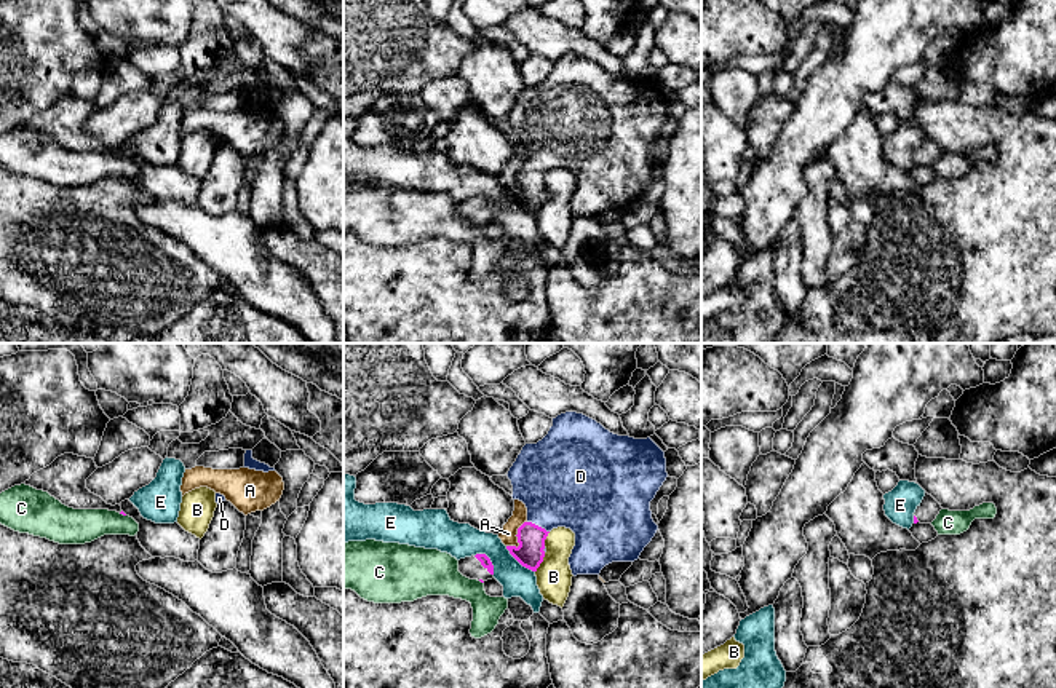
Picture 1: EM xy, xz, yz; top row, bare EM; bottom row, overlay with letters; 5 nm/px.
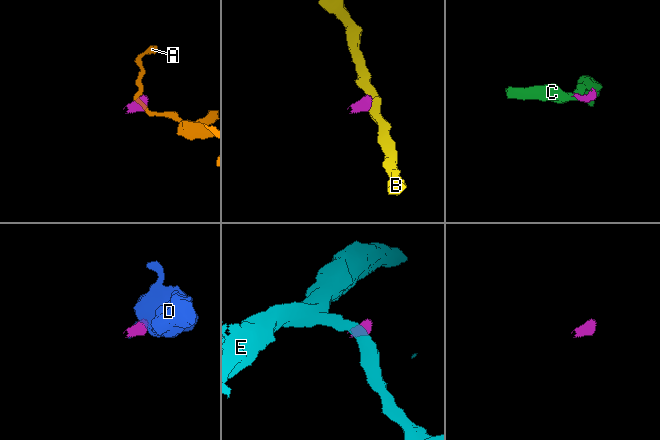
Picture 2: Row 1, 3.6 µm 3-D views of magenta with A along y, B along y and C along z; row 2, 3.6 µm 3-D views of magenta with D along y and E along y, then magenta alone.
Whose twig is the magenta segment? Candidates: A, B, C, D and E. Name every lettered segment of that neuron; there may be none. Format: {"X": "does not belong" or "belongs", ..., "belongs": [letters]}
{"A": "does not belong", "B": "does not belong", "C": "does not belong", "D": "belongs", "E": "does not belong", "belongs": ["D"]}

